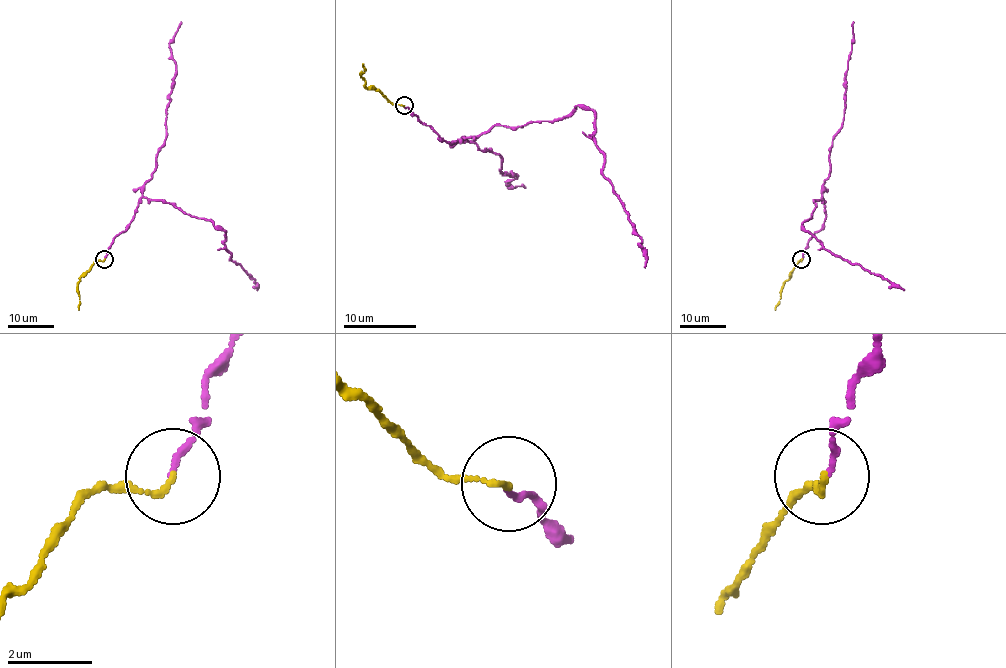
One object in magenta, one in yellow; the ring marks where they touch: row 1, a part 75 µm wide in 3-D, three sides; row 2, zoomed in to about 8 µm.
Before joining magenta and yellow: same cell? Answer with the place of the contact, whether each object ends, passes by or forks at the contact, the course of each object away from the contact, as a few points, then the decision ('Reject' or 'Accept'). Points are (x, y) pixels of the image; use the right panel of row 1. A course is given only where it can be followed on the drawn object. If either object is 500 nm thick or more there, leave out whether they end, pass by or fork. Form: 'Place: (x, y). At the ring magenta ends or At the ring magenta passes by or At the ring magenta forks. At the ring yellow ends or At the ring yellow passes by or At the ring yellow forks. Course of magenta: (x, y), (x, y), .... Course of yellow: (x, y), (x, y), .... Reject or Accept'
Place: (801, 259). At the ring magenta ends. At the ring yellow ends. Course of magenta: (802, 259), (826, 217), (822, 197), (814, 200), (811, 217), (802, 225), (806, 231), (834, 254), (904, 290). Course of yellow: (802, 259), (783, 284), (775, 309). Accept

